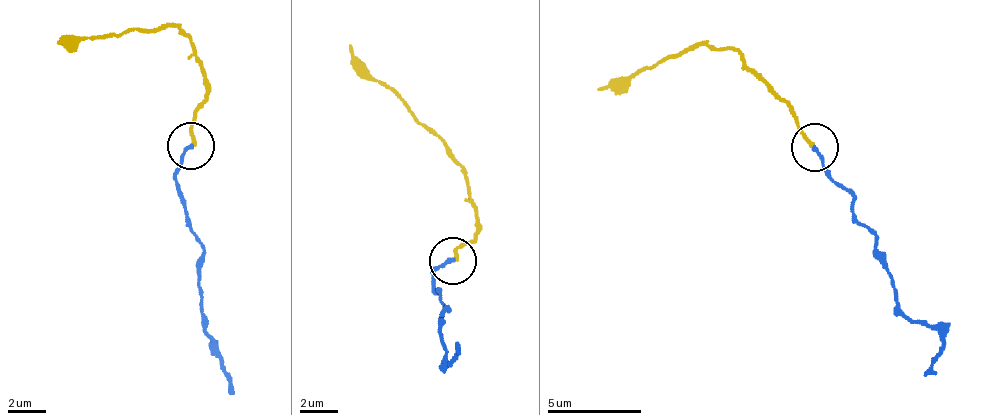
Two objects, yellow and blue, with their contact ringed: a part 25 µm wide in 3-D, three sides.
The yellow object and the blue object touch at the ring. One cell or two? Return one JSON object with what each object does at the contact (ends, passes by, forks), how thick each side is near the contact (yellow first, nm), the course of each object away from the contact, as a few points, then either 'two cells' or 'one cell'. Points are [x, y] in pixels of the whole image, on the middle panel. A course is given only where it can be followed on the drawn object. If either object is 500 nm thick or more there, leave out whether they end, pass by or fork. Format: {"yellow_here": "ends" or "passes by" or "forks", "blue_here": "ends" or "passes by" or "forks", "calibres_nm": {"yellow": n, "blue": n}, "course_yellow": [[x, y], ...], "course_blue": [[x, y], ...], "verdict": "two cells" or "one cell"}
{"yellow_here": "ends", "blue_here": "ends", "calibres_nm": {"yellow": 190, "blue": 190}, "course_yellow": [[453, 259], [479, 216], [468, 192], [460, 160], [348, 45]], "course_blue": [[453, 259], [431, 282], [449, 308], [438, 319], [449, 361], [458, 341]], "verdict": "one cell"}

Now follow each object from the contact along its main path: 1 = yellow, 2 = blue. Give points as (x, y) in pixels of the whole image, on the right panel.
1: (813, 148), (798, 115), (733, 50), (701, 42), (598, 91)
2: (813, 148), (852, 196), (852, 214), (874, 236), (893, 302), (939, 332), (923, 377)

